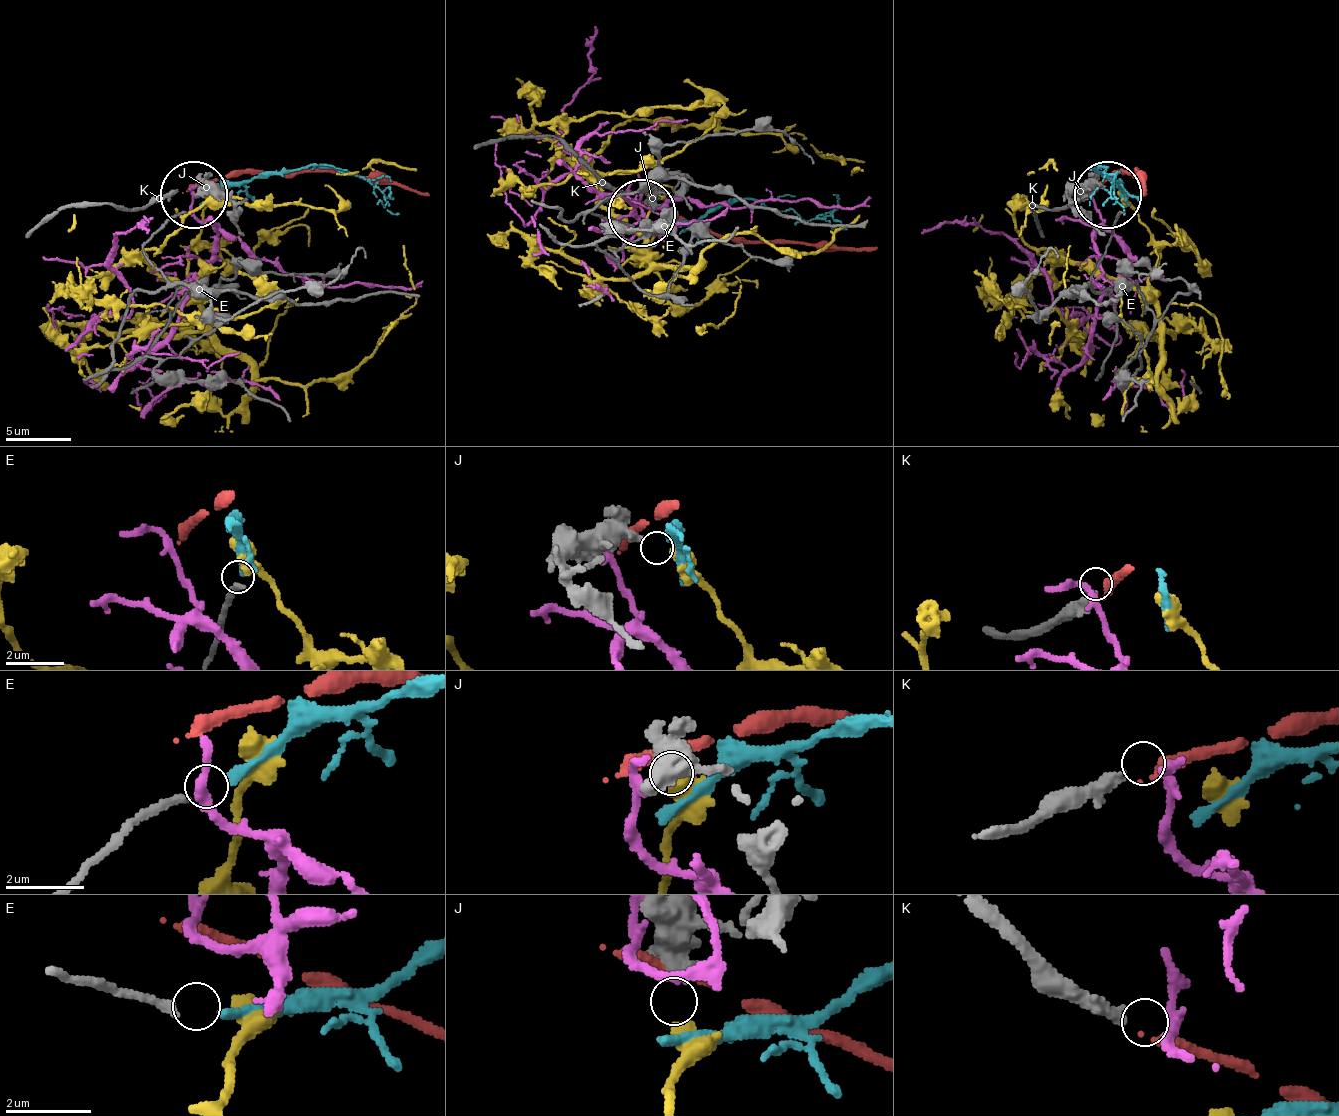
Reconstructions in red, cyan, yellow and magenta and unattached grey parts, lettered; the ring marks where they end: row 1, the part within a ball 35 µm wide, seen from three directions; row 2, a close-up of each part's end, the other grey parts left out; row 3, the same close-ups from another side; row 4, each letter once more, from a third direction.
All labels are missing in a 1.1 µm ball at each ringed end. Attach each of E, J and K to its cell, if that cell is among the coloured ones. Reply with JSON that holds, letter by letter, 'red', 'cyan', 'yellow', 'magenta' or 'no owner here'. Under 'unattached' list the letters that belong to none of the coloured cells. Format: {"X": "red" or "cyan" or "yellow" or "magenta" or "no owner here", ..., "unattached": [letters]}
{"E": "no owner here", "J": "yellow", "K": "red", "unattached": ["E"]}

